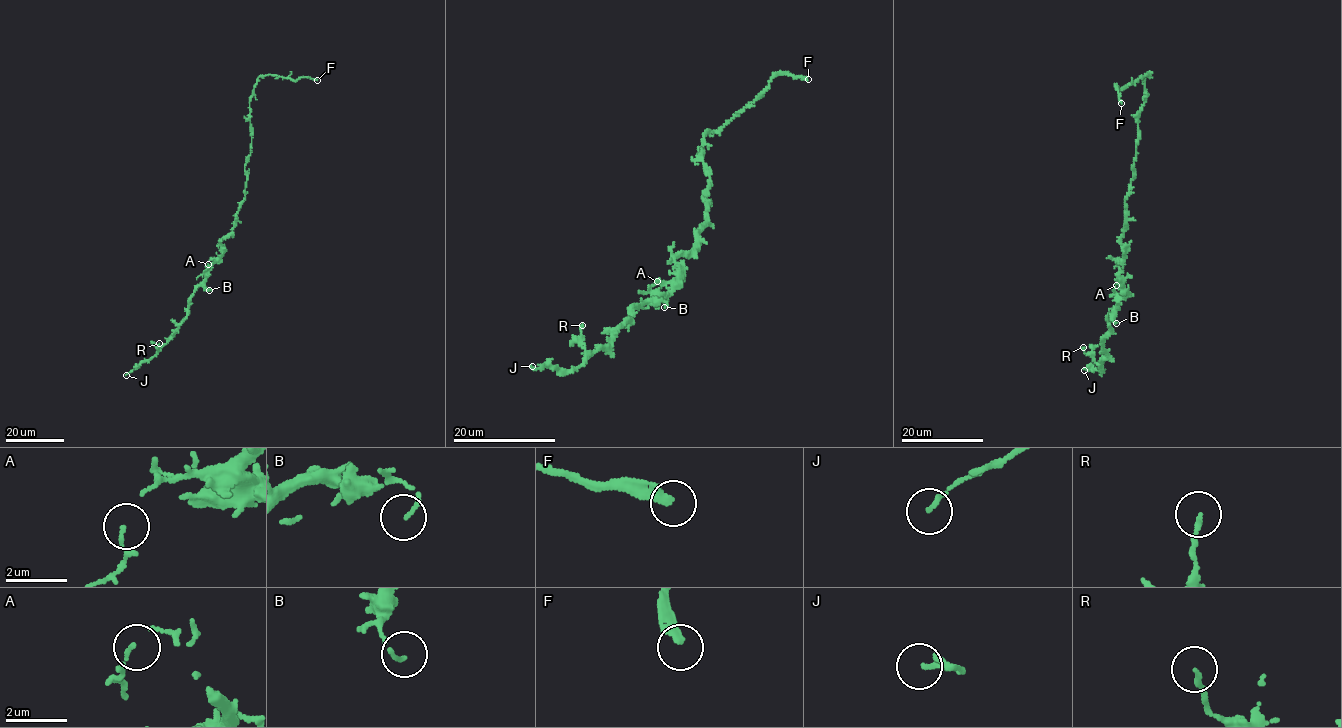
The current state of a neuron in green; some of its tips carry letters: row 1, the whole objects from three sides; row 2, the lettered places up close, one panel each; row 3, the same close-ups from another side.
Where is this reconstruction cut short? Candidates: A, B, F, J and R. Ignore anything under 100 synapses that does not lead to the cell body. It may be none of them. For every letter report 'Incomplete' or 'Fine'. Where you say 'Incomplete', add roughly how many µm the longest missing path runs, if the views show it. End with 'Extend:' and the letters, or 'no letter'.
A: Fine
B: Fine
F: Incomplete. Missing length about 15 µm
J: Fine
R: Fine
Extend: F

